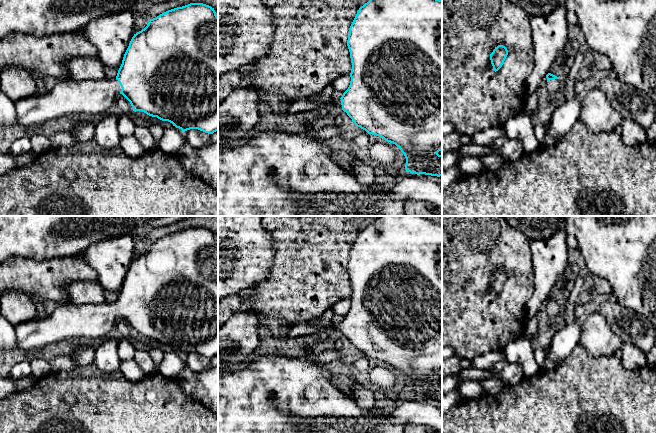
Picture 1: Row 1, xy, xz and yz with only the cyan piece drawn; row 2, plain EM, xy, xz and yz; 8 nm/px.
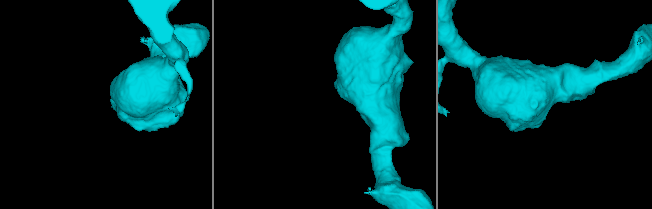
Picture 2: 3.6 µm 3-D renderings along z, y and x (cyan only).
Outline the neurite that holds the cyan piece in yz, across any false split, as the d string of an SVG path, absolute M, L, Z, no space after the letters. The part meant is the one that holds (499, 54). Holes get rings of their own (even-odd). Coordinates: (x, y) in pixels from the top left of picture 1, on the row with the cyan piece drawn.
M498 45L497 47L495 47L493 52L490 54L491 64L495 72L502 67L507 55L508 50L503 45Z

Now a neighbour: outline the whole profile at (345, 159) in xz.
M338 151L331 155L333 162L340 166L343 170L354 173L354 163L357 160L356 152Z

